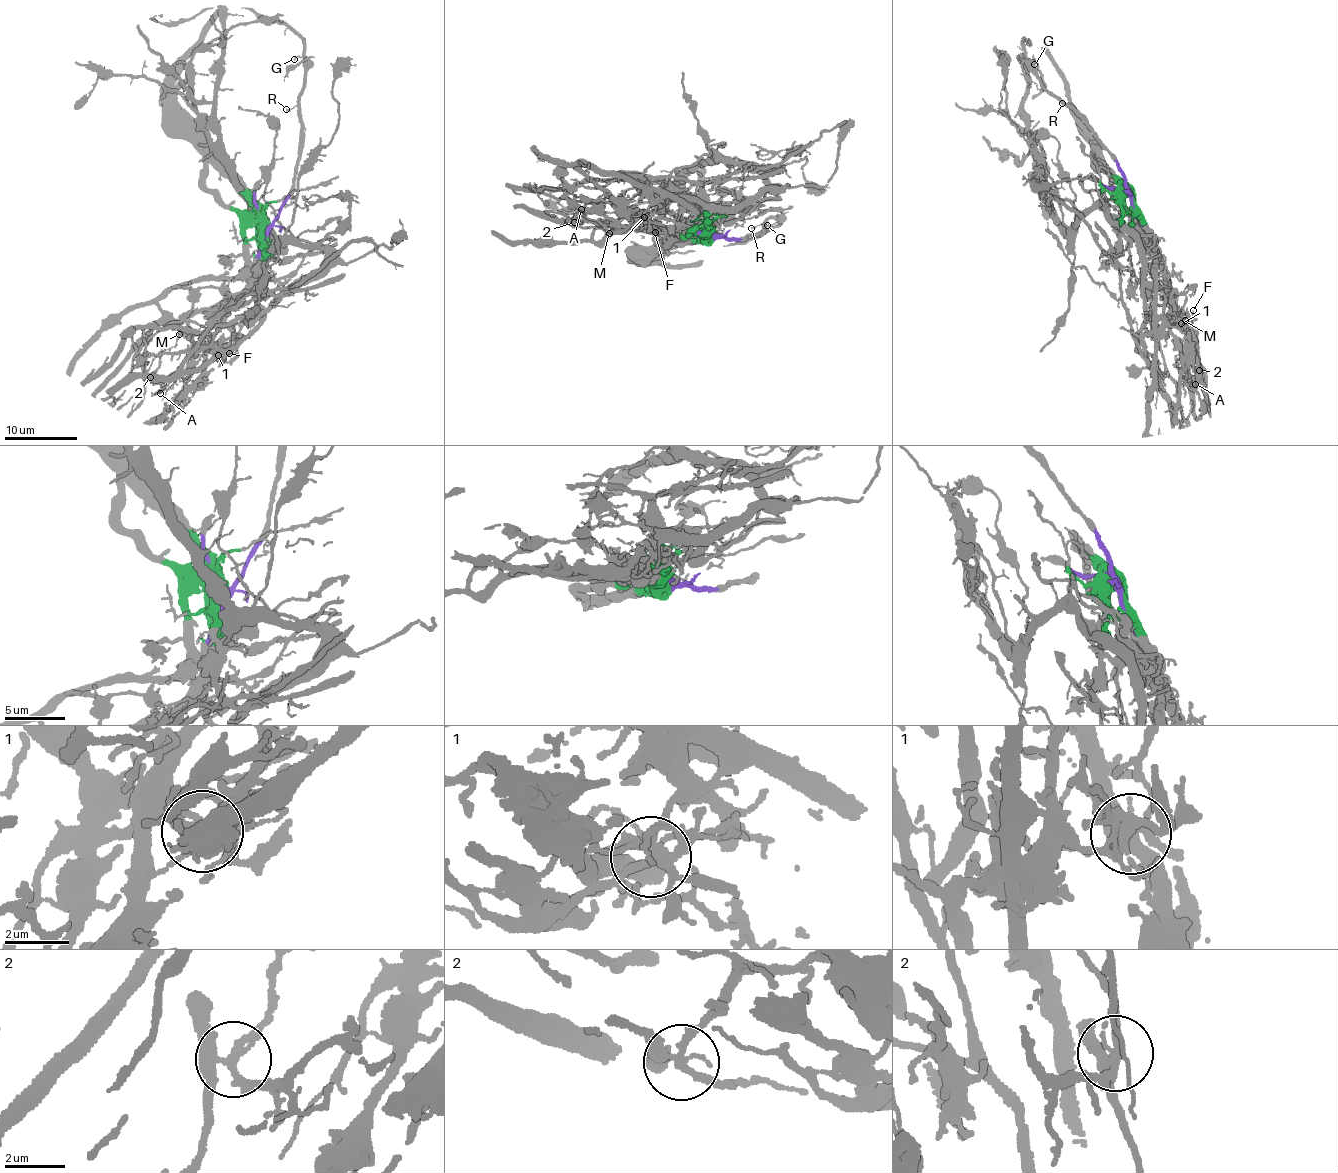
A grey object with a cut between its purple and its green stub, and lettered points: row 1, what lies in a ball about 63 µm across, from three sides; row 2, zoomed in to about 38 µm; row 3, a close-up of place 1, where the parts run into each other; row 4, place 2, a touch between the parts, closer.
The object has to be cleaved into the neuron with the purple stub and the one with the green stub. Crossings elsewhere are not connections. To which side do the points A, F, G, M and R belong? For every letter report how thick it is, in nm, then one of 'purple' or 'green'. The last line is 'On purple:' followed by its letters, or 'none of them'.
A: calibre 200 nm; green
F: calibre 200 nm; green
G: calibre 140 nm; purple
M: calibre 150 nm; green
R: calibre 120 nm; purple
On purple: G, R

